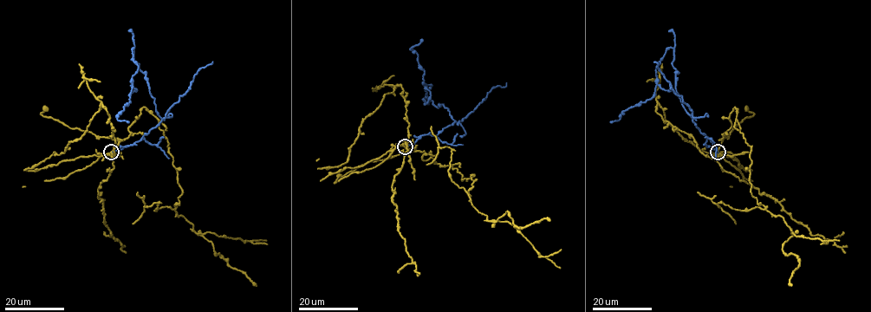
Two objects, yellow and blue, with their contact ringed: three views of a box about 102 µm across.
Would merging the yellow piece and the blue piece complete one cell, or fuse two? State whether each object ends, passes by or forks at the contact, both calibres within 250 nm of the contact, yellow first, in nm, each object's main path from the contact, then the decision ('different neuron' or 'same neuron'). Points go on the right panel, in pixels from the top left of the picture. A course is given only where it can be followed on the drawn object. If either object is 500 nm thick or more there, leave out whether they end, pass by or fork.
yellow passes by; blue ends; calibres 240 and 160 nm; course yellow (718, 152), (734, 107), (750, 146), (750, 192), (781, 216), (793, 235), (783, 251), (799, 260), (791, 286); course blue (718, 152), (705, 145), (707, 137), (676, 91), (672, 48), (656, 68), (654, 94), (610, 122); different neuron

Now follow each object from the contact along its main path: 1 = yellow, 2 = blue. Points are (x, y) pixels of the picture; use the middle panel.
1: (405, 146), (476, 179), (469, 196), (489, 220), (507, 211), (519, 228), (550, 220)
2: (406, 146), (455, 121), (444, 105), (428, 102), (432, 85), (424, 83), (411, 48), (422, 39)

